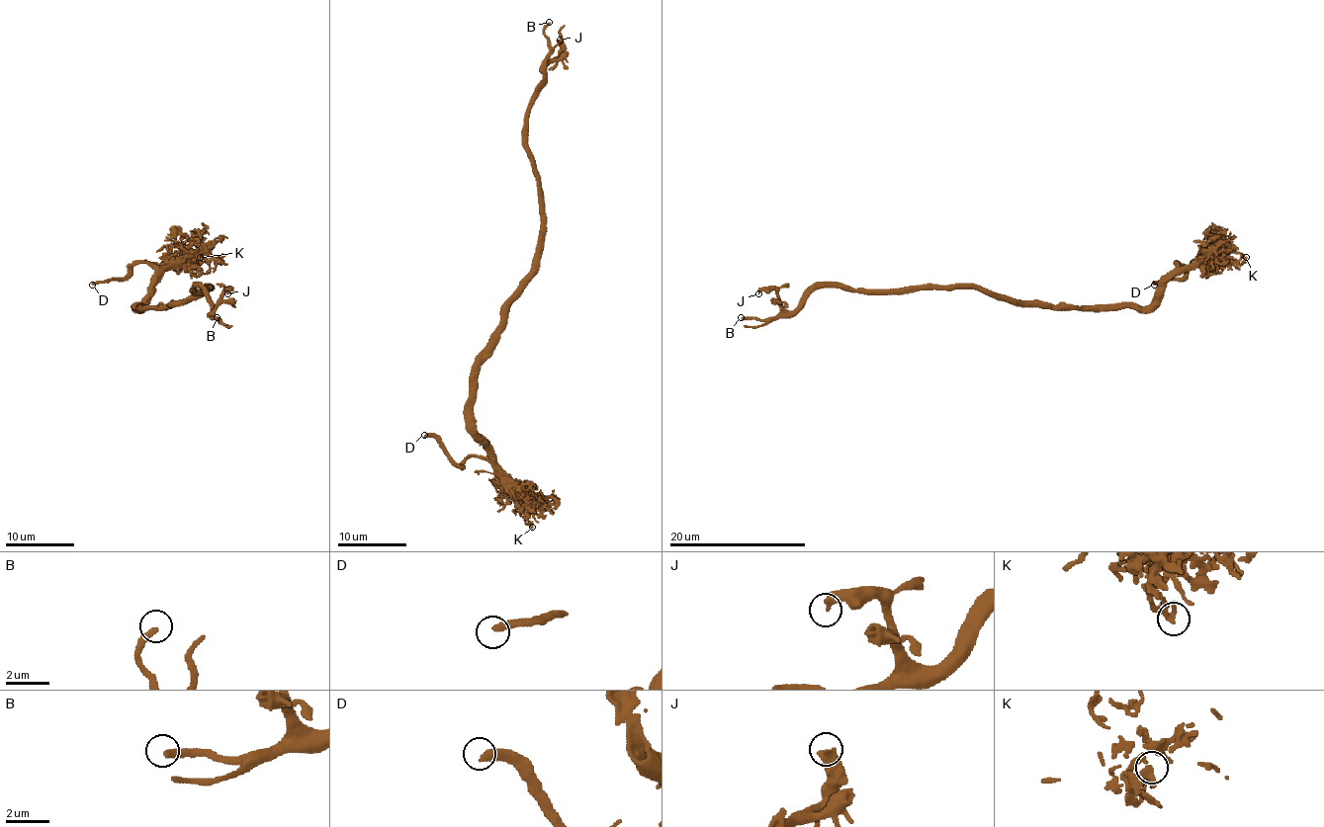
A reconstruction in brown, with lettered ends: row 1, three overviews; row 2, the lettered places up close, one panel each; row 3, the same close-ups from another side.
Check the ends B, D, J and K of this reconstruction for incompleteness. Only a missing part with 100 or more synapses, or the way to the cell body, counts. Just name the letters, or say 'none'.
D

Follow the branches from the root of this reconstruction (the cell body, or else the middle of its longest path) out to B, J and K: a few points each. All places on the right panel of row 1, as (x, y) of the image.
B: (1007, 300), (977, 288), (845, 289), (818, 287), (792, 310), (782, 310), (766, 319), (741, 317)
J: (1007, 300), (977, 288), (845, 289), (818, 287), (792, 310), (787, 310), (773, 289), (761, 289), (758, 293)
K: (1007, 300), (1070, 307), (1147, 307), (1178, 275), (1192, 268), (1208, 268), (1246, 257)

